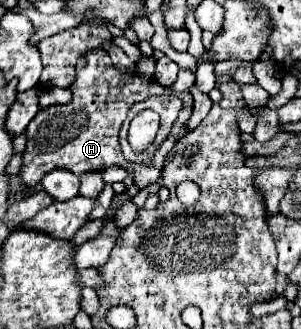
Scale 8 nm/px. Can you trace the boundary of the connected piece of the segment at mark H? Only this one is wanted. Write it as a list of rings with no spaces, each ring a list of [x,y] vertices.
[[[105,49],[85,53],[77,63],[77,79],[71,85],[73,101],[61,107],[47,107],[37,113],[37,117],[27,125],[27,145],[23,151],[23,165],[19,169],[21,185],[31,191],[43,179],[45,173],[55,167],[73,171],[75,175],[89,171],[105,171],[109,167],[123,167],[127,173],[135,175],[135,183],[143,189],[147,183],[157,183],[161,167],[131,163],[123,157],[119,147],[119,129],[127,111],[137,103],[153,95],[171,93],[171,89],[155,85],[143,79],[135,69],[123,73],[109,63],[109,53]]]

